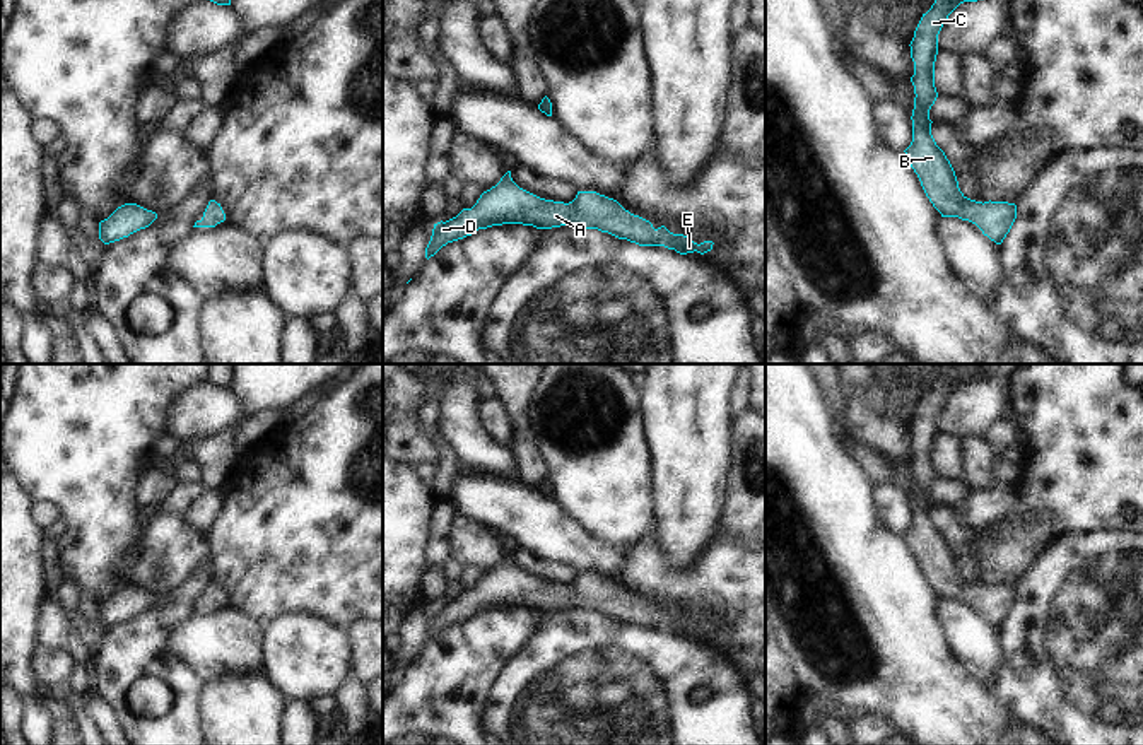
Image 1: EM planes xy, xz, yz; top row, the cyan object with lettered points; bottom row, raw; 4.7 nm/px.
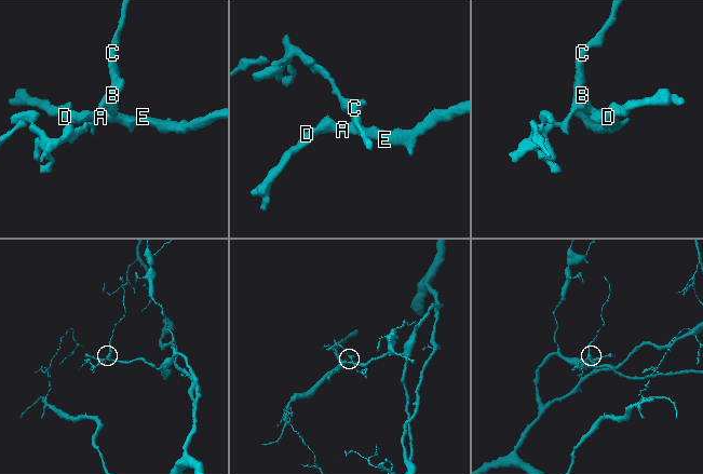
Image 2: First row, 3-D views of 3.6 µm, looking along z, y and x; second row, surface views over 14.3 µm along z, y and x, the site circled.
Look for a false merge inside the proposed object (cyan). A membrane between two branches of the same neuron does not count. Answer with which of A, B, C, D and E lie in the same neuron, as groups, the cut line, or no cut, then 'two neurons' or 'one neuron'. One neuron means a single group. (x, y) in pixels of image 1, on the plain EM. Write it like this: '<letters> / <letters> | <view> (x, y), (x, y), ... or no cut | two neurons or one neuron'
A B C D E | no cut | one neuron

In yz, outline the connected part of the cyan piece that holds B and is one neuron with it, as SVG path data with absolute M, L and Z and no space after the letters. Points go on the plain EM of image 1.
M960 364L948 376L938 379L931 391L923 396L911 424L911 441L914 444L914 492L912 525L904 533L921 569L941 596L941 600L958 600L976 607L984 619L1001 627L1017 601L1017 588L1008 584L976 584L967 581L960 571L955 554L945 535L931 518L929 492L938 475L935 470L935 444L938 437L938 417L948 398L964 384L989 381L989 374L977 364Z

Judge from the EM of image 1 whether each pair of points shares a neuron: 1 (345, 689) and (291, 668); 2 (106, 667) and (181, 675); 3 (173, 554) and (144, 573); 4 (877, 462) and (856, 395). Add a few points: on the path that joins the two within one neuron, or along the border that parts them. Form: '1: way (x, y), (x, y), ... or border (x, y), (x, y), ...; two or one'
1: border (349, 674), (330, 694); two
2: way (125, 667), (163, 667); one
3: way (166, 554), (151, 568); one
4: border (851, 414), (855, 433), (890, 460); two

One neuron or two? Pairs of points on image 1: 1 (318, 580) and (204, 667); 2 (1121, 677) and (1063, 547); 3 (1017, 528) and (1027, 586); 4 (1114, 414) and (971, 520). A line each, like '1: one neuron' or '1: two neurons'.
1: two neurons
2: one neuron
3: two neurons
4: two neurons

